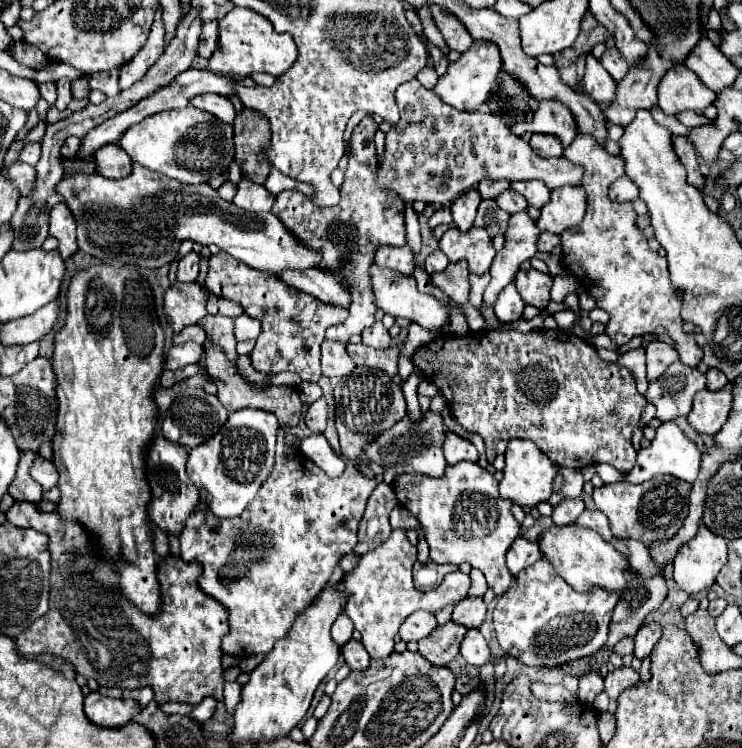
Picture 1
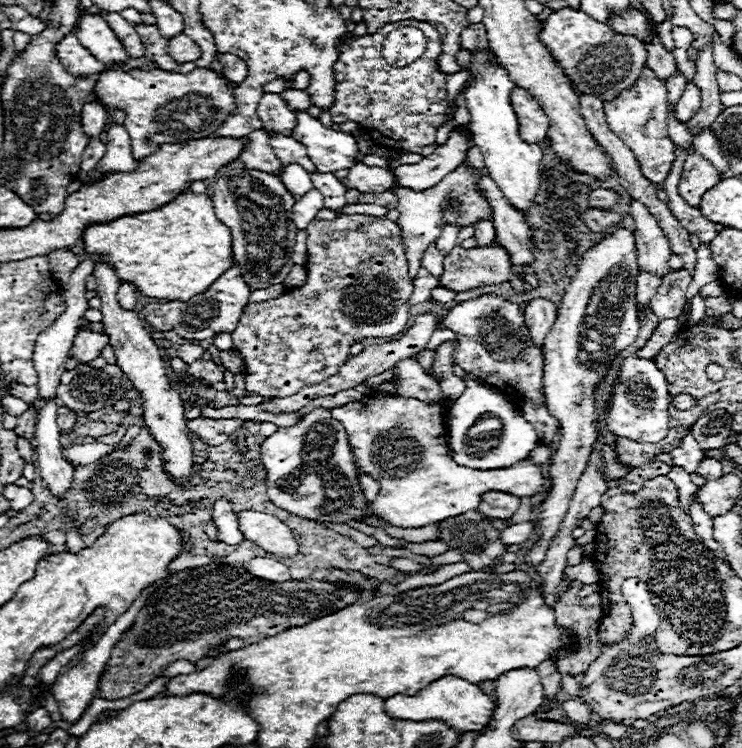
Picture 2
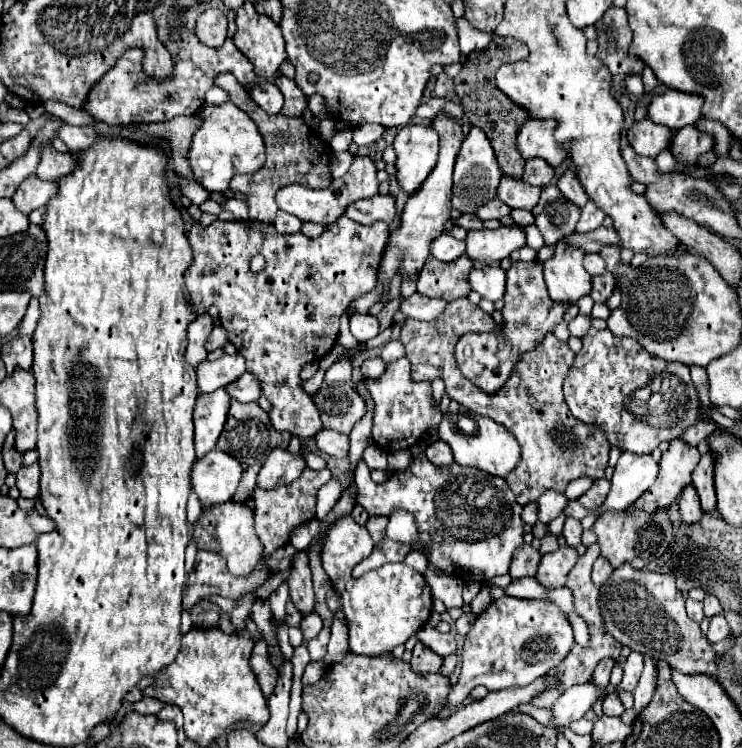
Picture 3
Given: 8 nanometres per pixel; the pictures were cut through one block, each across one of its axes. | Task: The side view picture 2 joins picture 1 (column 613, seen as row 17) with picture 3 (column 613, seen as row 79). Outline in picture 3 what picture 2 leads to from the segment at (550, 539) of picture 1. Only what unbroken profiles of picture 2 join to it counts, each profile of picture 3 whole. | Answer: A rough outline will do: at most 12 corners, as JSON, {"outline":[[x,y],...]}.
{"outline":[[616,568],[600,588],[622,646],[716,680],[672,574]]}

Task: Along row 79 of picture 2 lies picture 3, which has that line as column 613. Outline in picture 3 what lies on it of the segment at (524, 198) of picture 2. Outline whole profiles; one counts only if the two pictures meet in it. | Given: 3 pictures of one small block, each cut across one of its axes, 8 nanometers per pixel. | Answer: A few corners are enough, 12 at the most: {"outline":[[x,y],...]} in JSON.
{"outline":[[622,452],[602,504],[626,510],[656,480],[652,454]]}

